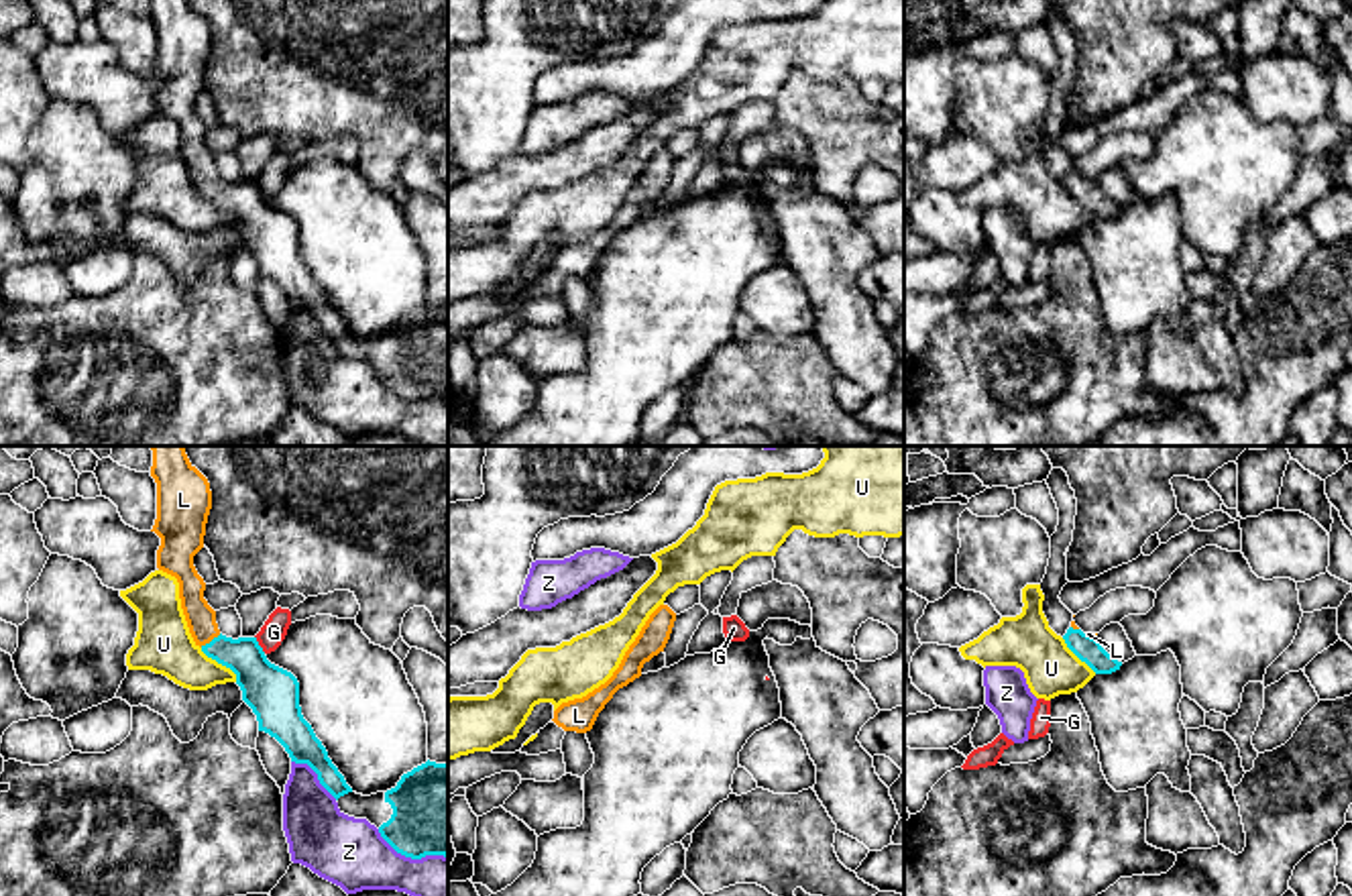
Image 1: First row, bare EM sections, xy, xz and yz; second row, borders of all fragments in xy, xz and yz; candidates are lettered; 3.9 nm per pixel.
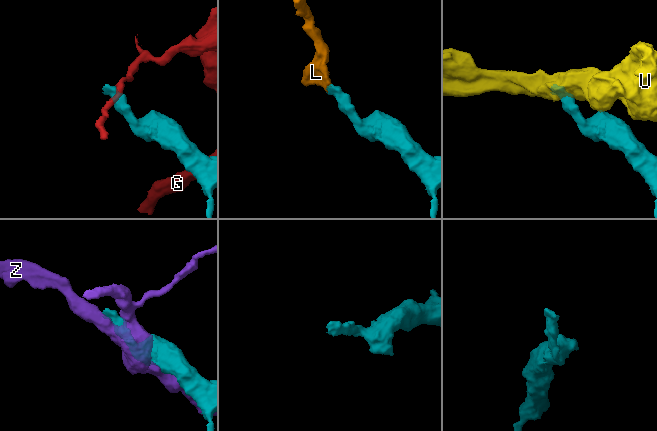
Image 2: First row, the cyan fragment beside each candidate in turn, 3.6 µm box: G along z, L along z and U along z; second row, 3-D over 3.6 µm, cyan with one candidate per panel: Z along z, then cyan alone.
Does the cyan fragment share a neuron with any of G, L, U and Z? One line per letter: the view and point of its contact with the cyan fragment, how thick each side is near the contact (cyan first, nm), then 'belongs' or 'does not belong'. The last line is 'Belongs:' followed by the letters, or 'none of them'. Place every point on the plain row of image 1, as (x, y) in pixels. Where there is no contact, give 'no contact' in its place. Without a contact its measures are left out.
G: contact xy (257, 188); calibres 200 and 100 nm; does not belong
L: contact xy (212, 184); calibres 160 and 120 nm; belongs
U: contact xy (220, 206); calibres 200 and 220 nm; does not belong
Z: contact xy (412, 402); calibres 360 and 280 nm; does not belong
Belongs: L

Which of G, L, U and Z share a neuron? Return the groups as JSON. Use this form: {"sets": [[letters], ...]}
{"sets": [["G"], ["L"], ["U"], ["Z"]]}

